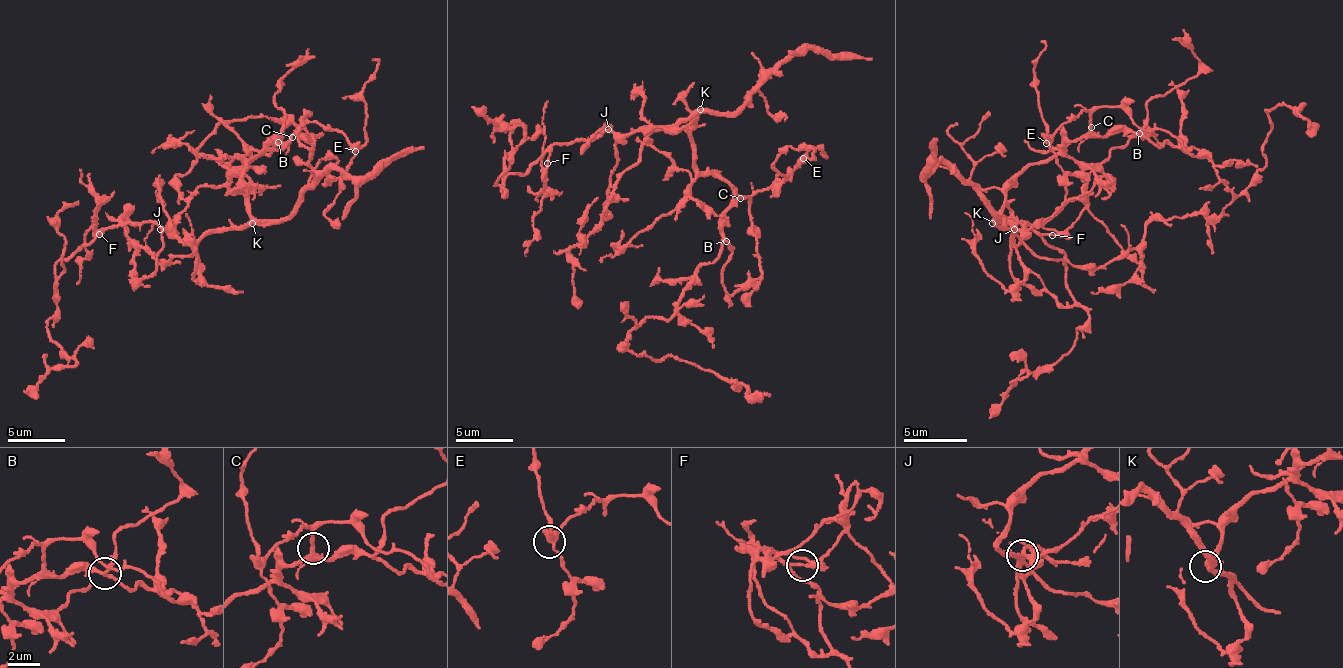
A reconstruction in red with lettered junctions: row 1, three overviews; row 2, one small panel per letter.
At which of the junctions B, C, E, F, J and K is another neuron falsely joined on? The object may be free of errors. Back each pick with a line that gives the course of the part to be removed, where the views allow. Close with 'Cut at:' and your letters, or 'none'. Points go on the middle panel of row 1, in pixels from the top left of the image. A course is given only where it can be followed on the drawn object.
Cut at: none

